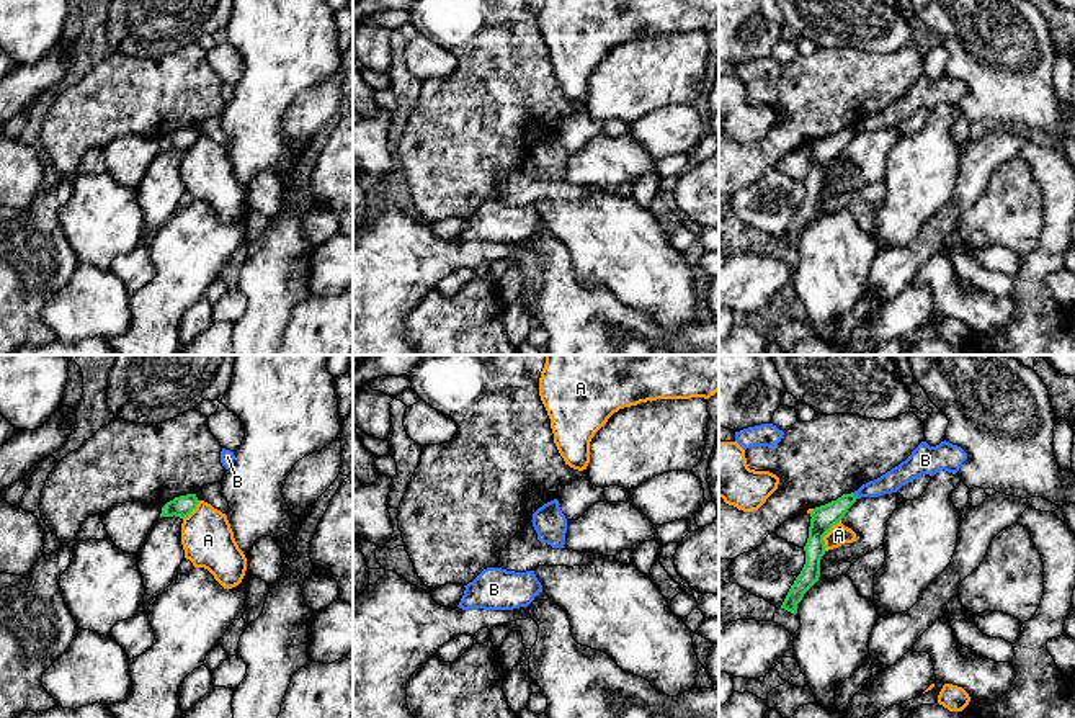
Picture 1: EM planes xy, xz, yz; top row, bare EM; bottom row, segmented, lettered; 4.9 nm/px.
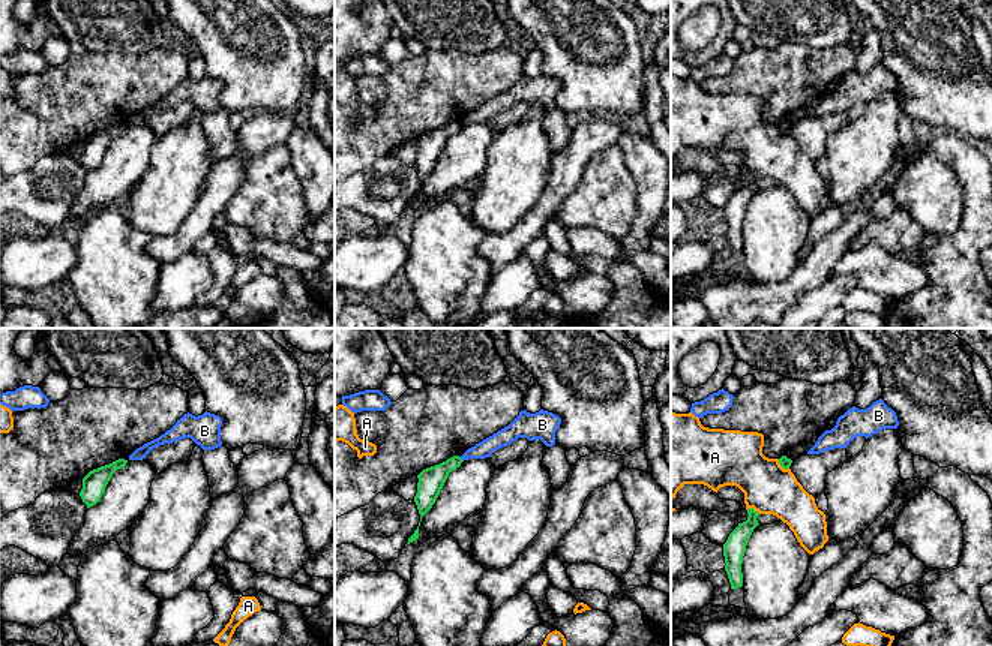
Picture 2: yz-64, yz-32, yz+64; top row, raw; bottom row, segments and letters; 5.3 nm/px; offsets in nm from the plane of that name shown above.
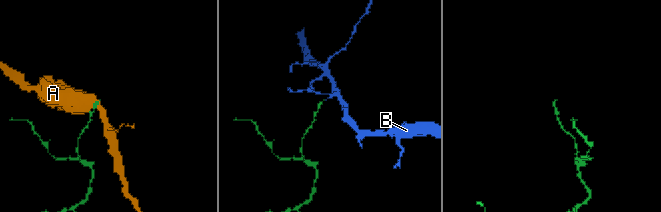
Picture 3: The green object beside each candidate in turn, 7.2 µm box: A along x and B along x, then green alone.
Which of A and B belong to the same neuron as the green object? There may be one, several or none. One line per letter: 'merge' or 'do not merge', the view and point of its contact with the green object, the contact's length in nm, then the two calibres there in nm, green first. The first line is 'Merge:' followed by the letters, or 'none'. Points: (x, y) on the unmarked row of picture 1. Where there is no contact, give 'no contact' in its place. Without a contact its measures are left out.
Merge: none
A: do not merge; contact yz (825, 167); length 180 nm; calibres 120 and 100 nm
B: do not merge; contact yz (853, 128); length 50 nm; calibres 120 and 100 nm

